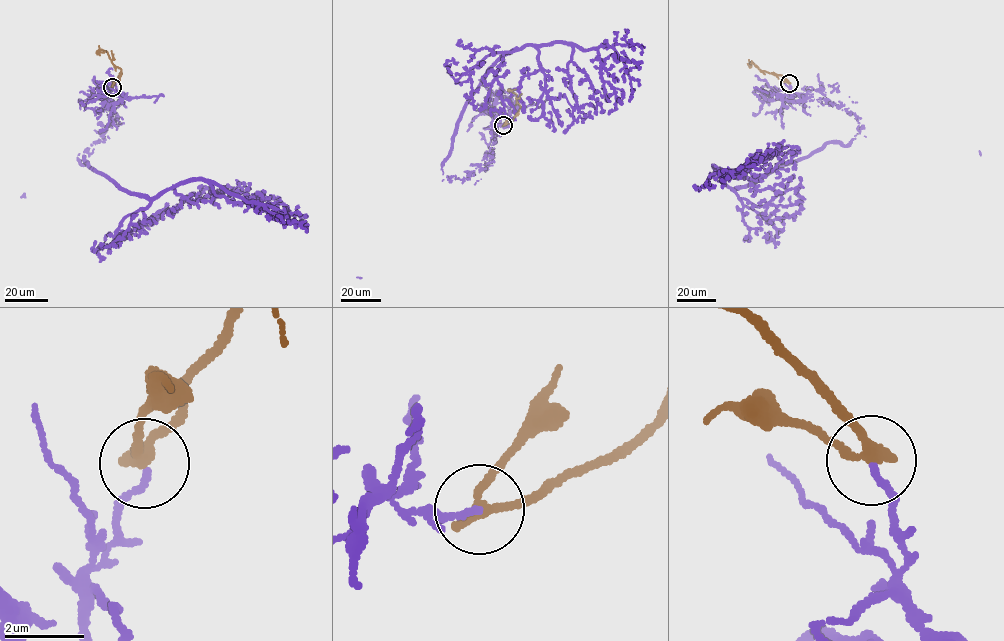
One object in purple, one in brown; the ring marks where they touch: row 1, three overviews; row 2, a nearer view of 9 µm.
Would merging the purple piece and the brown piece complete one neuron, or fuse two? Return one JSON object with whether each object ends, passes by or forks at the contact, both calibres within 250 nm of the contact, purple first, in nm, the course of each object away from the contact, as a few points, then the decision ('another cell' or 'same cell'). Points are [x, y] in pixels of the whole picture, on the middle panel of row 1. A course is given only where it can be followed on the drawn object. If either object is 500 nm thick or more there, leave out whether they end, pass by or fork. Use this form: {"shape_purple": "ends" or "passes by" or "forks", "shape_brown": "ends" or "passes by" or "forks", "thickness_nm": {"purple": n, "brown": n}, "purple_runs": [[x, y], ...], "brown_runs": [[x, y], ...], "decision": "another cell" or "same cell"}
{"shape_purple": "ends", "shape_brown": "passes by", "thickness_nm": {"purple": 160, "brown": 280}, "purple_runs": [[503, 125], [469, 178], [442, 174], [461, 113], [489, 68], [515, 48], [610, 46], [625, 67], [630, 102]], "brown_runs": [[503, 125], [511, 121], [520, 108], [516, 95], [512, 91], [516, 89]], "decision": "another cell"}

